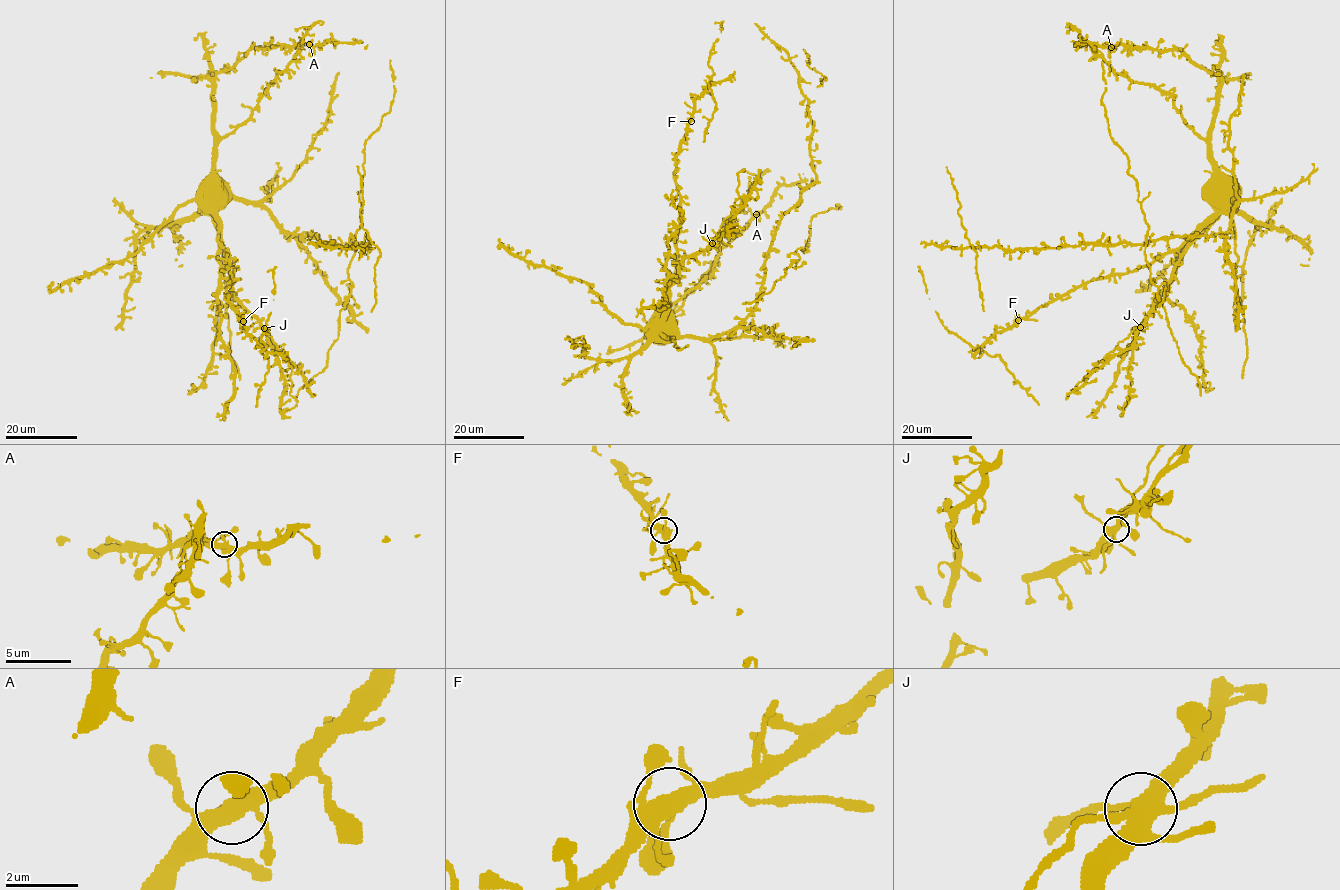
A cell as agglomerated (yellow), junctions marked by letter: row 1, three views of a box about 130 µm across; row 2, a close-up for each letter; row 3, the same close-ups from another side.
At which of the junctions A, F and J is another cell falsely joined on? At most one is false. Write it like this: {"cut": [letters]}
{"cut": ["J"]}

